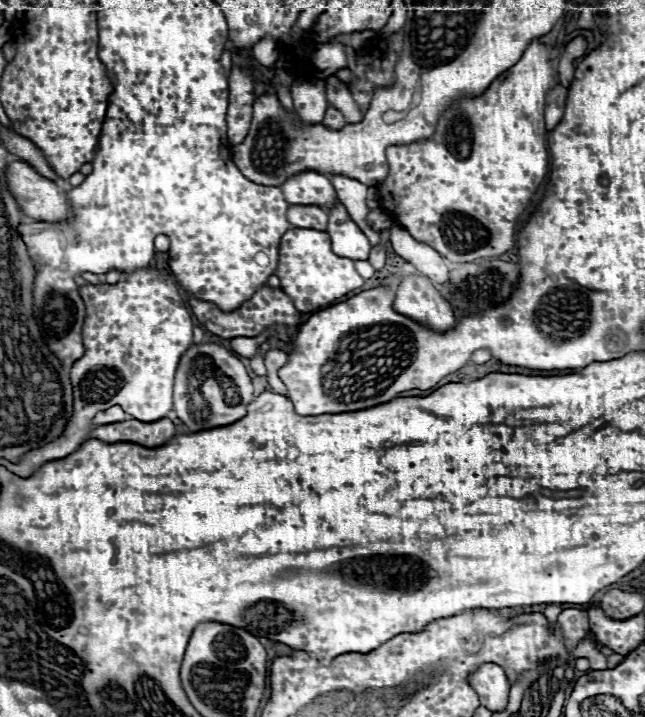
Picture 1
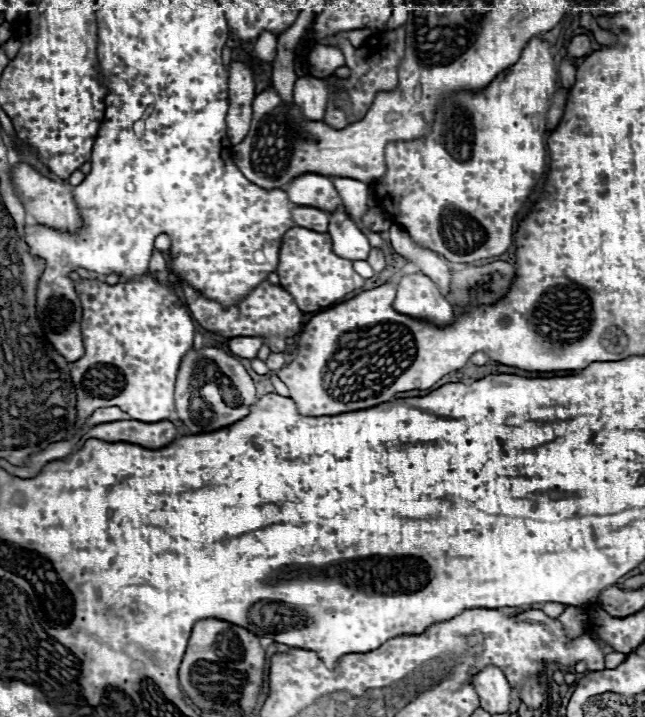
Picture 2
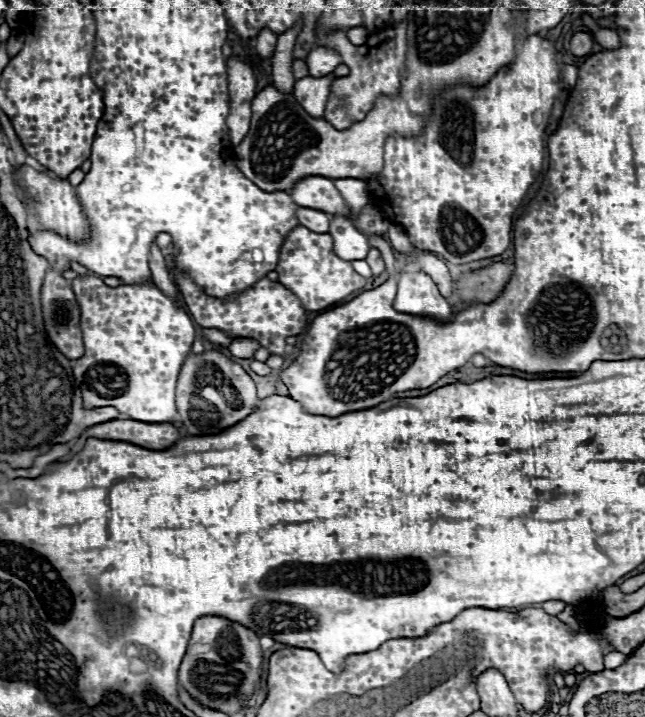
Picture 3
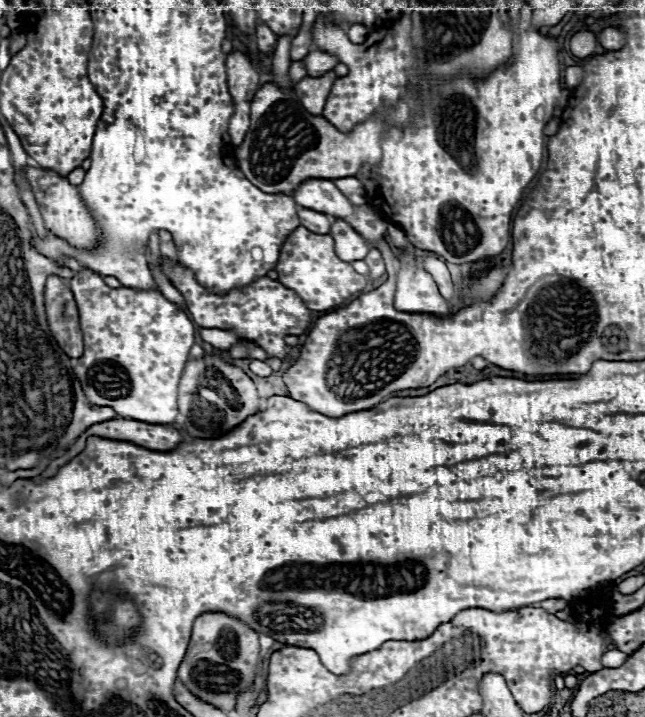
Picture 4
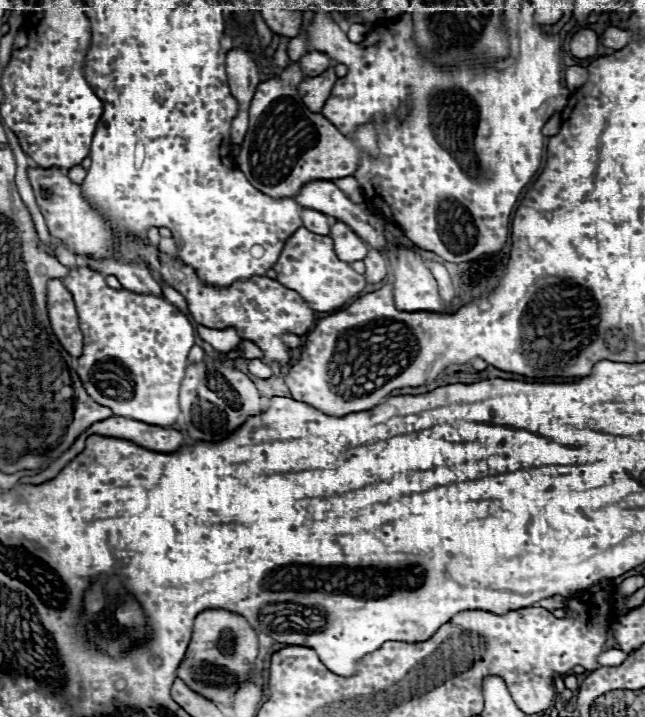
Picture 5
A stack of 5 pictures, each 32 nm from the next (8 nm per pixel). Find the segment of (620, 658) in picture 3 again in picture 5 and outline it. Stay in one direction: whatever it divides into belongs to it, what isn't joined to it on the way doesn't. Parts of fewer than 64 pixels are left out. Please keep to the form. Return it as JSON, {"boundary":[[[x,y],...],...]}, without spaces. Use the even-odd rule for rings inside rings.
{"boundary":[[[616,648],[606,650],[598,656],[598,663],[601,666],[620,666],[624,660],[626,660],[626,654],[622,650],[616,650]]]}

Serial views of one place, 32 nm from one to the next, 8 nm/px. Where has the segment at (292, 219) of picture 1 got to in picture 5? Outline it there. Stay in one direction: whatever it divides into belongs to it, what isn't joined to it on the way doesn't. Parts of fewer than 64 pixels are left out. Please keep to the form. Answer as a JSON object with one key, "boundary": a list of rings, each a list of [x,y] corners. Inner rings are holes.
{"boundary":[[[304,208],[300,212],[302,216],[302,224],[310,230],[310,232],[316,232],[316,234],[328,234],[330,232],[330,224],[332,224],[332,218],[318,212],[318,210],[310,210],[310,208]]]}

